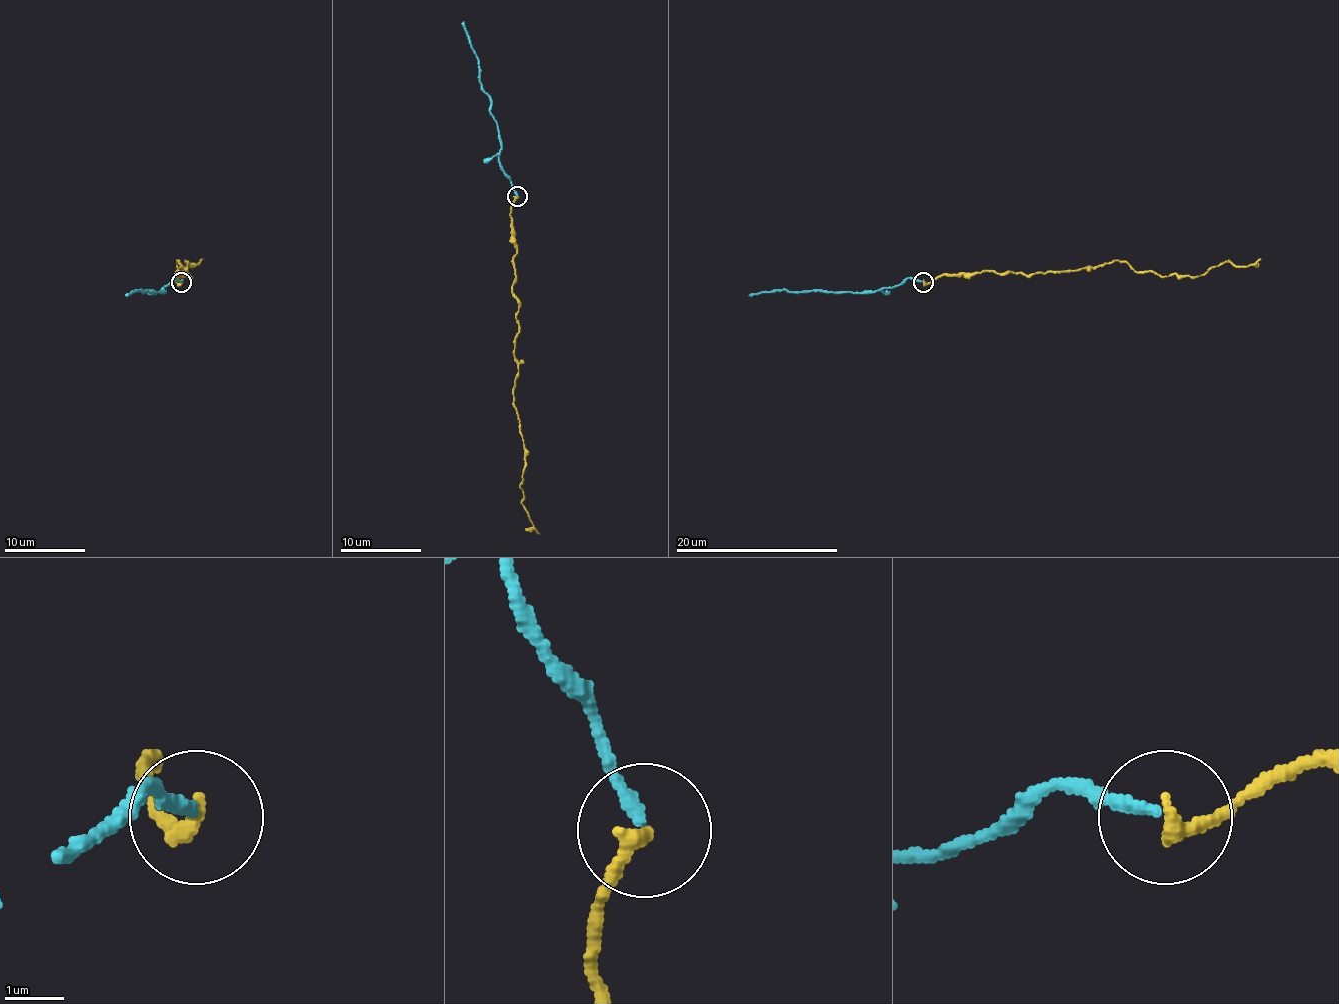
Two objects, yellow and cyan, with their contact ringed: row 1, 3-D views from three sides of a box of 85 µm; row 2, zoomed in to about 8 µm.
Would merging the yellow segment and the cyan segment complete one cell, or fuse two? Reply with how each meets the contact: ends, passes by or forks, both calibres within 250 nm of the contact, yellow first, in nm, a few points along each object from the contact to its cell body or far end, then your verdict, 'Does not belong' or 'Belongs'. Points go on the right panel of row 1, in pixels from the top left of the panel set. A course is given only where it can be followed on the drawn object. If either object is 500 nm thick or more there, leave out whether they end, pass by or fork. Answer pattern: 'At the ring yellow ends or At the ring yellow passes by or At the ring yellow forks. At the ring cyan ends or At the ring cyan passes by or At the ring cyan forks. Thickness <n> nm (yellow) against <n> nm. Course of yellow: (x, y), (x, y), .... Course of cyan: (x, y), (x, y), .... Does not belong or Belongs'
At the ring yellow ends. At the ring cyan ends. Thickness 280 nm (yellow) against 190 nm. Course of yellow: (923, 282), (976, 271), (1030, 275), (1126, 261), (1136, 271), (1201, 275), (1221, 263), (1252, 265), (1260, 259). Course of cyan: (923, 282), (909, 278), (890, 288), (866, 292), (783, 290), (748, 296). Belongs

